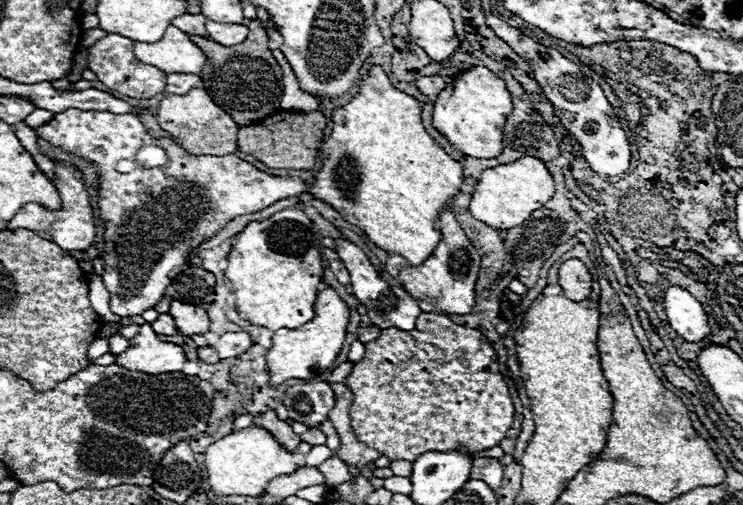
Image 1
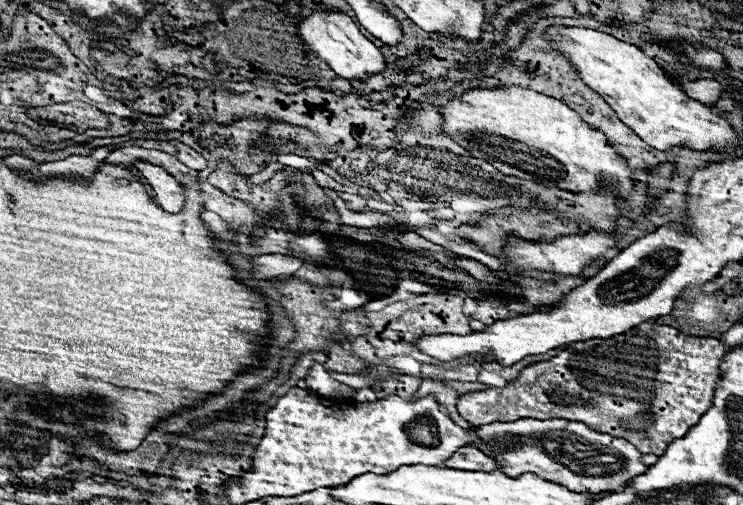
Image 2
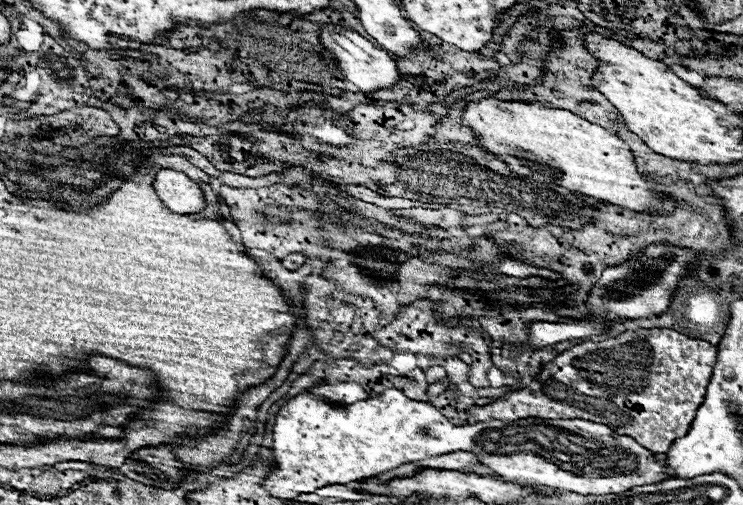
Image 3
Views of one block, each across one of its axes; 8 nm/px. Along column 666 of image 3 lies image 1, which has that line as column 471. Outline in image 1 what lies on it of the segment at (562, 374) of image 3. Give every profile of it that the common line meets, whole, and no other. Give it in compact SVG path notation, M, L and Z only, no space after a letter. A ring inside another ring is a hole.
M424 312L412 332L382 330L380 338L366 344L366 354L354 364L346 384L354 394L348 412L354 436L390 460L414 462L428 450L444 452L464 446L472 452L488 450L498 446L514 418L512 398L498 370L498 356L486 336L474 328L450 322L444 314Z

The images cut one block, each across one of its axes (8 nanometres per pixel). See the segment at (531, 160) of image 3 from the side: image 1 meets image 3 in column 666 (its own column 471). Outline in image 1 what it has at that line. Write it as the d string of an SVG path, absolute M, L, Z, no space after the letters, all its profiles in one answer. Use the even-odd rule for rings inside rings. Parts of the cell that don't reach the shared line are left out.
M524 156L512 164L488 168L482 172L470 200L470 214L496 230L510 230L524 224L534 210L542 208L554 196L554 190L554 178L546 164L538 158Z

